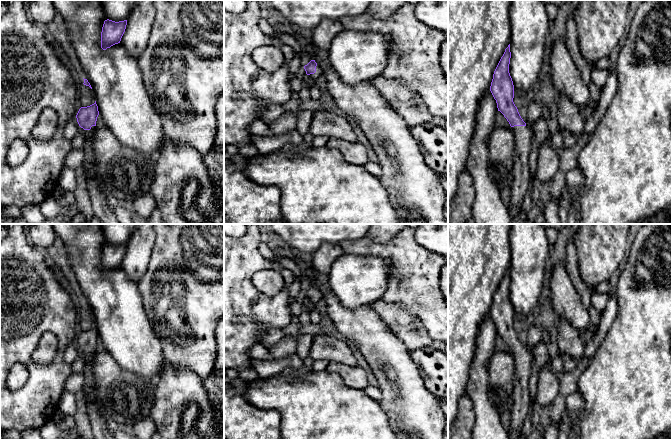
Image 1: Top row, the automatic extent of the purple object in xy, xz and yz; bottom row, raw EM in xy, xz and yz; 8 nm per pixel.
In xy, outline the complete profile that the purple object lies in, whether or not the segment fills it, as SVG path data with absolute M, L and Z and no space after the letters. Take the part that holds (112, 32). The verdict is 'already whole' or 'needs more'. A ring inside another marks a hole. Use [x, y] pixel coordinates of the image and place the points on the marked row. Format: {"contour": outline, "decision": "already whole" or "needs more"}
{"contour": "M105 20L101 32L101 48L106 50L111 46L120 43L125 32L127 20L115 22Z", "decision": "already whole"}

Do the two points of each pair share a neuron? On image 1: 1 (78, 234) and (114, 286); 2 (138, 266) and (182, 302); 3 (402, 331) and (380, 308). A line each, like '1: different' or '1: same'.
1: same
2: different
3: same

